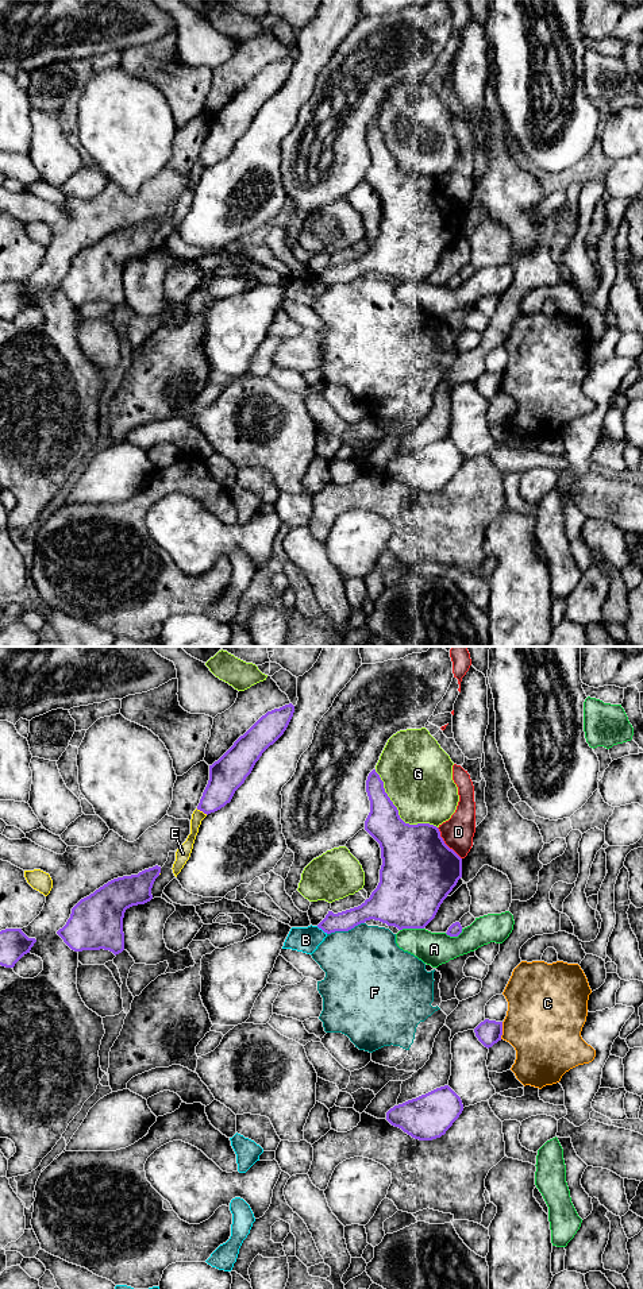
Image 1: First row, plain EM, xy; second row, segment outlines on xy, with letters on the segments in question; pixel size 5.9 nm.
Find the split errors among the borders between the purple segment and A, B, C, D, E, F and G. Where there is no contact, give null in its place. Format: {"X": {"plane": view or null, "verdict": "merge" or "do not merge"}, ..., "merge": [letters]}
{"A": {"plane": "xy", "verdict": "do not merge"}, "B": {"plane": "xy", "verdict": "do not merge"}, "C": {"plane": "xy", "verdict": "do not merge"}, "D": {"plane": "xy", "verdict": "do not merge"}, "E": {"plane": "xy", "verdict": "do not merge"}, "F": {"plane": "xy", "verdict": "do not merge"}, "G": {"plane": "xy", "verdict": "do not merge"}, "merge": []}

